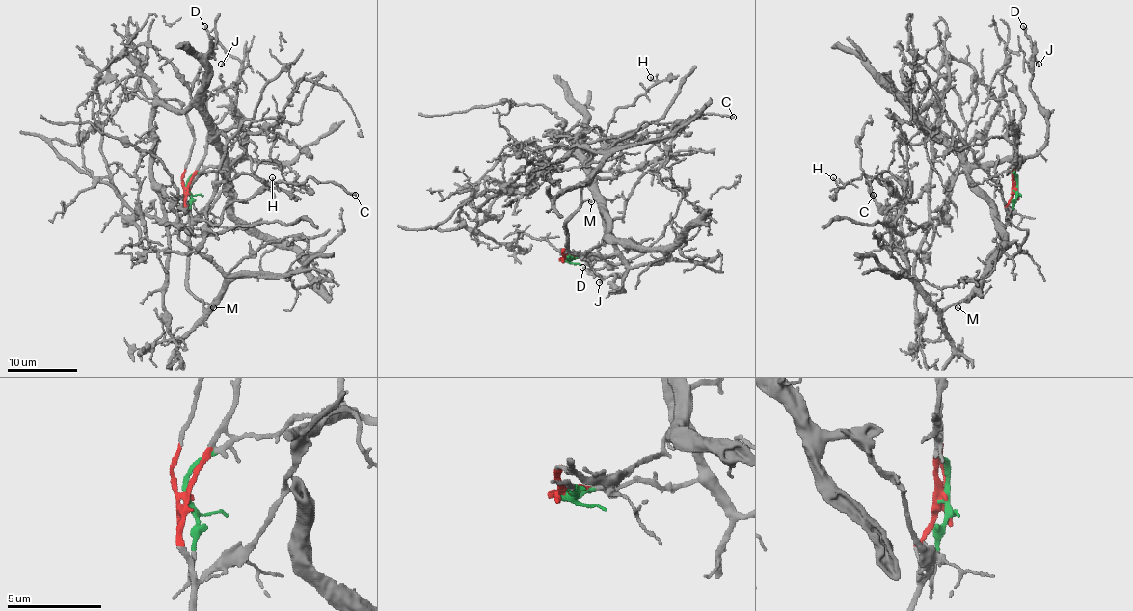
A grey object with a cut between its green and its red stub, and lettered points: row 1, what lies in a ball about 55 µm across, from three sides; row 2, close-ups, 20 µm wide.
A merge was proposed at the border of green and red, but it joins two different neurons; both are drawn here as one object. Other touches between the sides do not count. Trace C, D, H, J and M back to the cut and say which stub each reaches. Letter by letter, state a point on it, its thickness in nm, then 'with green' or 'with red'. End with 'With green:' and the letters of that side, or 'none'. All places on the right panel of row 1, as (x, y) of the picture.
C: (873, 195) | 220 nm | with red
D: (1023, 26) | 130 nm | with green
H: (833, 177) | 110 nm | with red
J: (1038, 64) | 110 nm | with green
M: (957, 307) | 140 nm | with red
With green: D, J

